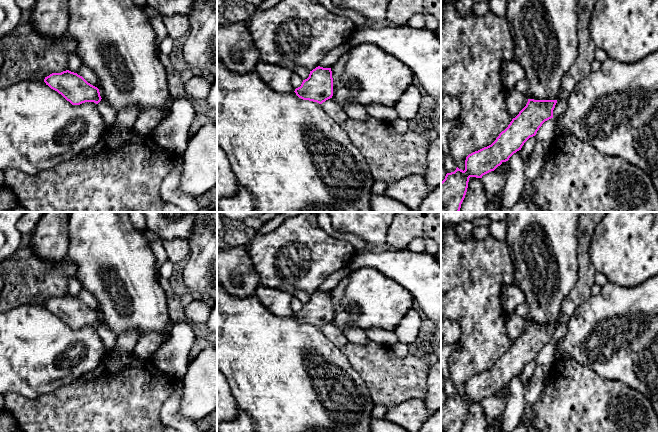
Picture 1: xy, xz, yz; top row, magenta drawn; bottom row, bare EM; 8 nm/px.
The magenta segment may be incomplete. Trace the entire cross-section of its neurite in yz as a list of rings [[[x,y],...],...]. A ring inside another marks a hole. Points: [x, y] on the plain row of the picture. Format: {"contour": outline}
{"contour": [[[528,323],[526,330],[491,369],[466,381],[464,395],[457,391],[454,396],[446,398],[441,406],[441,432],[461,432],[469,402],[482,402],[521,374],[542,348],[553,342],[556,327],[557,324]]]}

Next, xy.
{"contour": [[[69,294],[52,297],[45,301],[44,306],[72,329],[80,329],[85,326],[98,328],[102,323],[97,311],[88,307],[82,300]]]}

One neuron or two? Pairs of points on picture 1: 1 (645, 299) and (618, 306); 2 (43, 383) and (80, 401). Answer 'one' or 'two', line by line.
1: one
2: two

